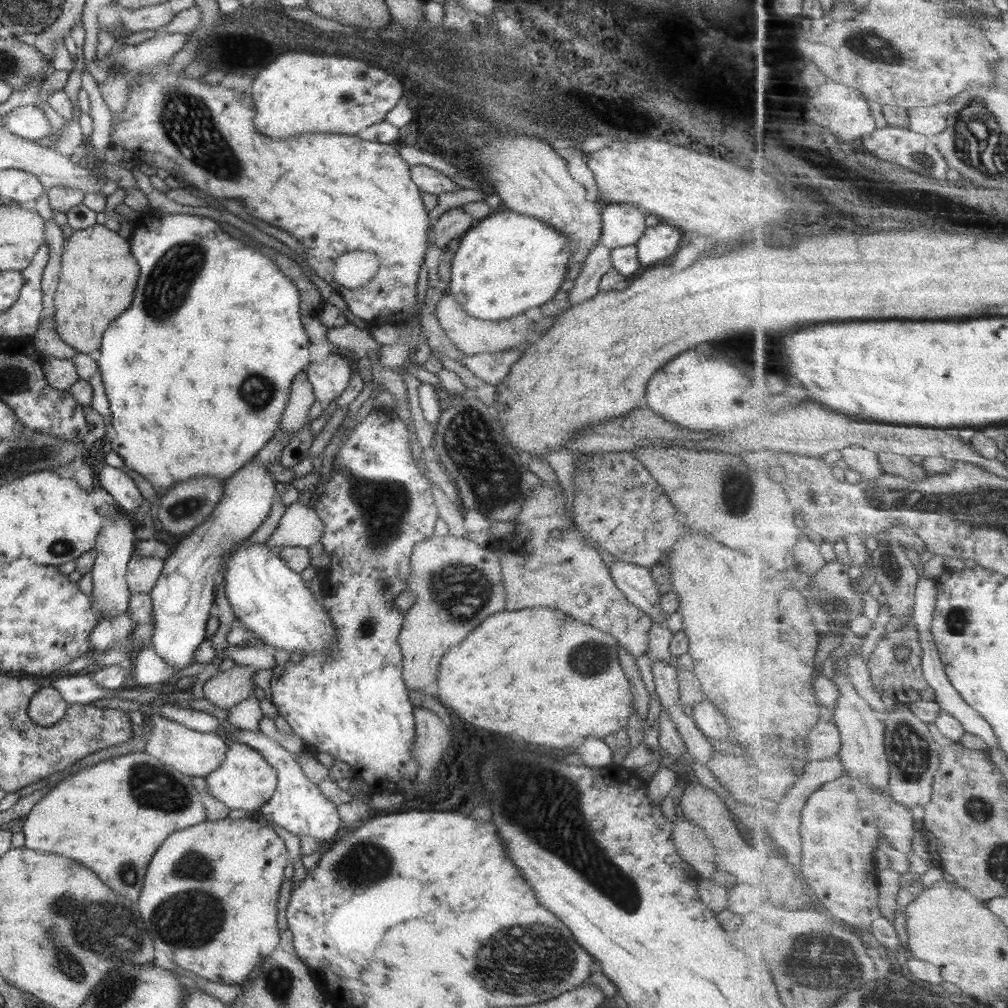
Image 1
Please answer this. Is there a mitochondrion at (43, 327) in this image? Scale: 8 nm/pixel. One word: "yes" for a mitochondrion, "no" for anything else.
no

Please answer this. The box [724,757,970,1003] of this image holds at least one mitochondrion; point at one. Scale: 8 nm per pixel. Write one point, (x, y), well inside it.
(836, 966)

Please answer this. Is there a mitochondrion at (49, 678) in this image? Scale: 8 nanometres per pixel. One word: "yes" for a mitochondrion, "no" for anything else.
no

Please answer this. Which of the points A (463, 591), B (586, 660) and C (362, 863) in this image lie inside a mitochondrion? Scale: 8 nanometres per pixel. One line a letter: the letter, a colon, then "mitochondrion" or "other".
A: mitochondrion
B: mitochondrion
C: mitochondrion

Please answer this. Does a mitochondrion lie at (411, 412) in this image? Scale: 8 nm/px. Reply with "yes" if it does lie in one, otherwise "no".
no

